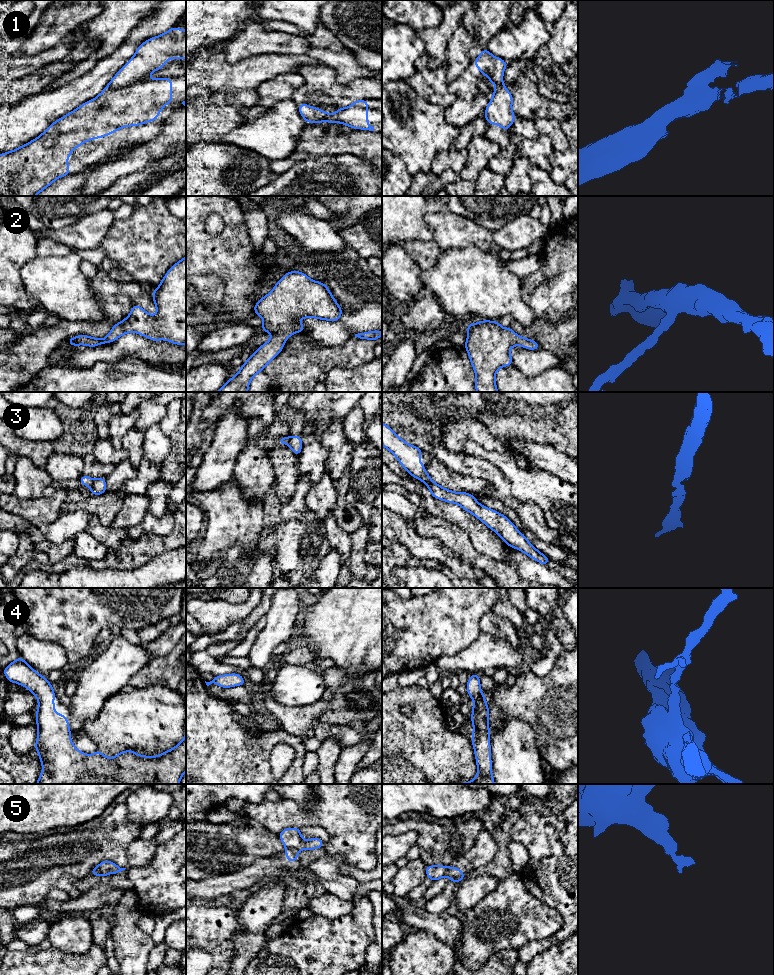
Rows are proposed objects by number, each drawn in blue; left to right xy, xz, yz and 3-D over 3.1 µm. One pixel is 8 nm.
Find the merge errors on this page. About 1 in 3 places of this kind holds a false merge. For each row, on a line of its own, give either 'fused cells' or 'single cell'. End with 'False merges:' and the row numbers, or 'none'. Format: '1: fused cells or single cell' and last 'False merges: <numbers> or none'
1: fused cells
2: single cell
3: fused cells
4: single cell
5: fused cells
False merges: 1, 3, 5

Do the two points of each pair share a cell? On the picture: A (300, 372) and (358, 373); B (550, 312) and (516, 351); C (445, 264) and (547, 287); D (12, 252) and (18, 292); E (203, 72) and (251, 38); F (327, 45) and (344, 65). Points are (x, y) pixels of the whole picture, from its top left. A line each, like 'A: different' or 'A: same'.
A: different
B: different
C: different
D: same
E: different
F: same

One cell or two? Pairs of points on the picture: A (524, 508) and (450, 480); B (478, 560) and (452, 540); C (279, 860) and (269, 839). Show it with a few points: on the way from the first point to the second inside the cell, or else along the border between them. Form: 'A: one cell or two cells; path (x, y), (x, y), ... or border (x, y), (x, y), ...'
A: two cells; border (483, 488), (487, 495)
B: one cell; path (472, 556), (458, 543)
C: two cells; border (286, 848), (269, 857), (254, 861)

